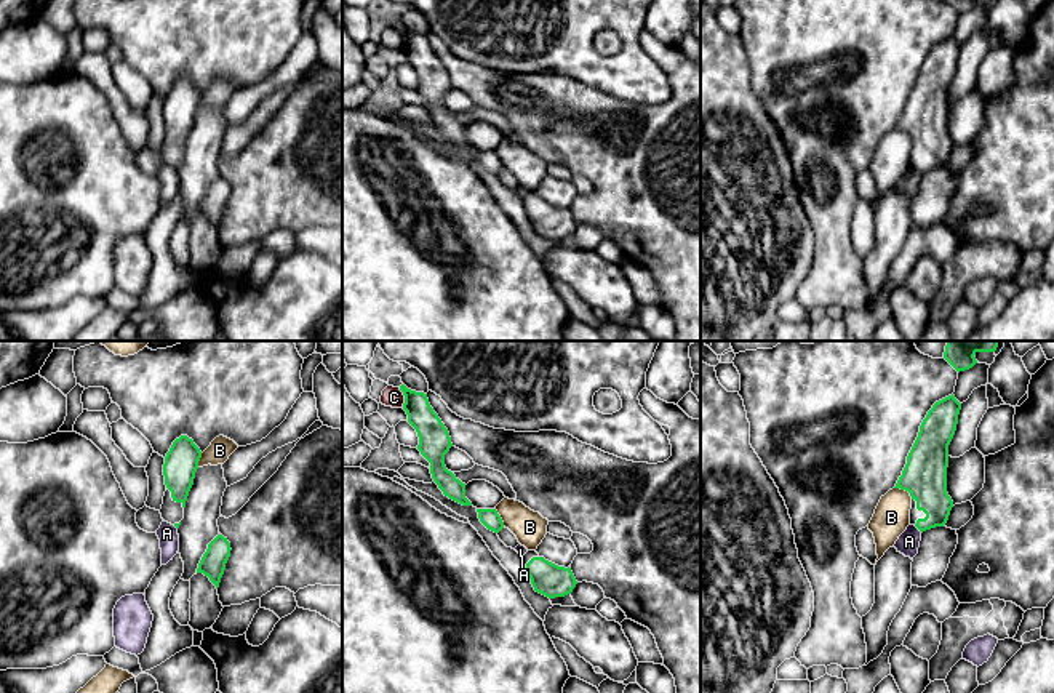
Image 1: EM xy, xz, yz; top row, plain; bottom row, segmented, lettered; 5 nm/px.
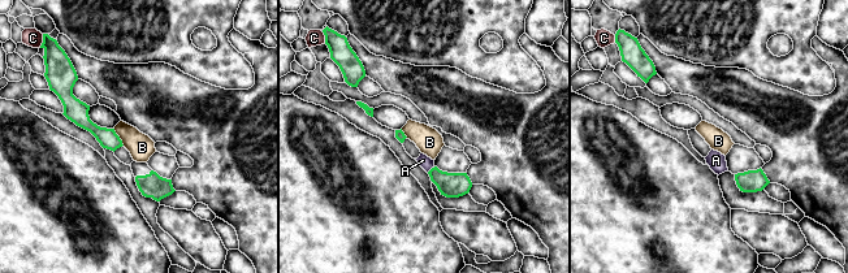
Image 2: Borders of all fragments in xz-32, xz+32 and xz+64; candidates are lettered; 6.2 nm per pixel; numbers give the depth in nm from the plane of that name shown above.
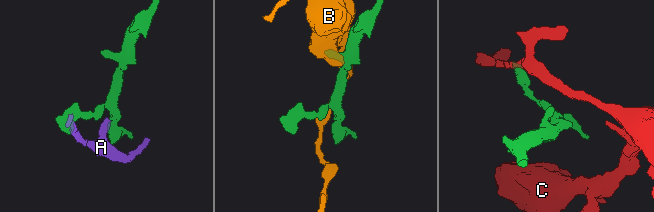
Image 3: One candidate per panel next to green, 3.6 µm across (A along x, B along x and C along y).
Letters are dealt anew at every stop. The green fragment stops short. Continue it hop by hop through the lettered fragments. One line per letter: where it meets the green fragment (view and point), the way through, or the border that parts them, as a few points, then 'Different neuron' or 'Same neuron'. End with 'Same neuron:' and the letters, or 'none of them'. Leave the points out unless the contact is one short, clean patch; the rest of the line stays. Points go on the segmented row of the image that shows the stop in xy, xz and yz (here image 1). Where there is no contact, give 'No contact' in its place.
A: Touches green at yz (918, 528). Boundary: yz (914, 525), (922, 532). Different neuron
B: Touches green at yz (904, 488). Different neuron
C: Touches green at xz (405, 397). Boundary: xz (399, 388), (403, 396), (403, 407). Different neuron
Same neuron: none of them

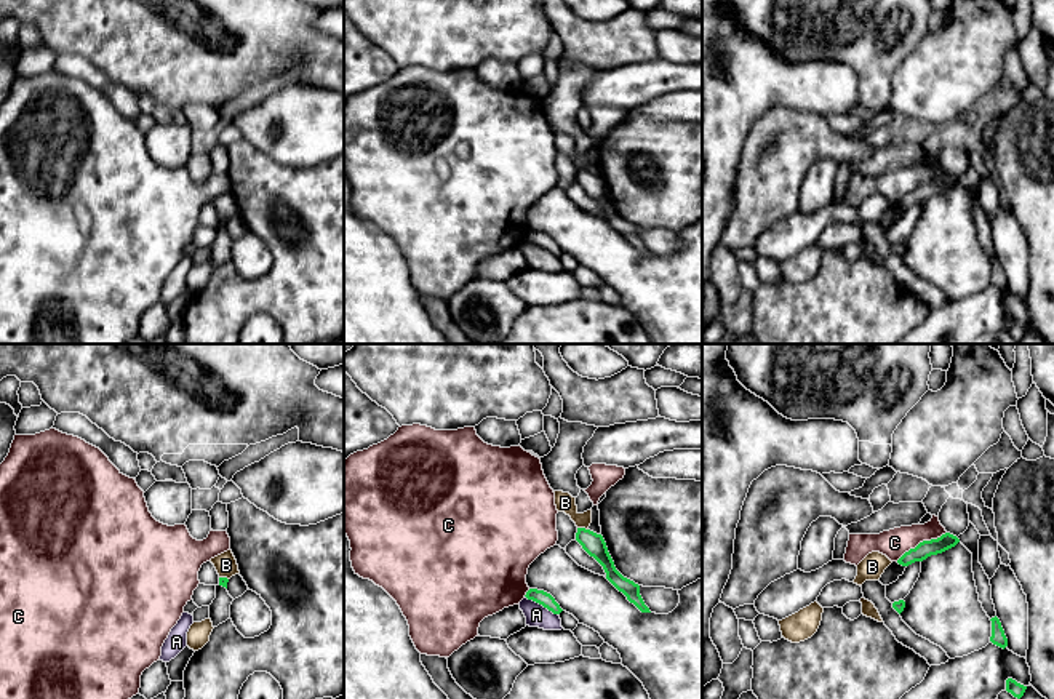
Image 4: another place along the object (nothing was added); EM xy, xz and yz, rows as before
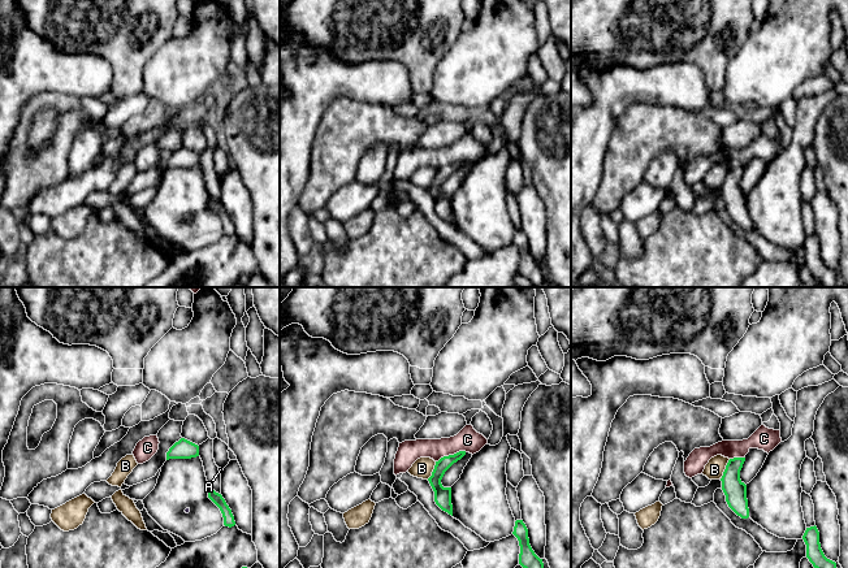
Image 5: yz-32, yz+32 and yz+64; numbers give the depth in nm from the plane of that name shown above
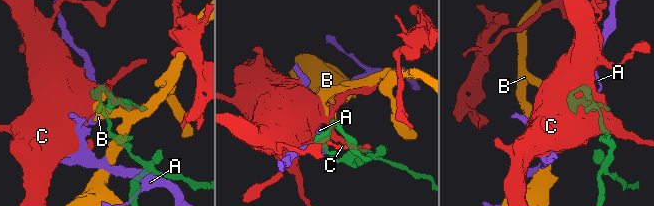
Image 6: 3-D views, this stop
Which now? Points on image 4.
A: Touches green at xz (541, 603). Different neuron
B: Touches green at xz (582, 528). Different neuron
C: Touches green at yz (920, 543). Different neuron
Same neuron: none of them

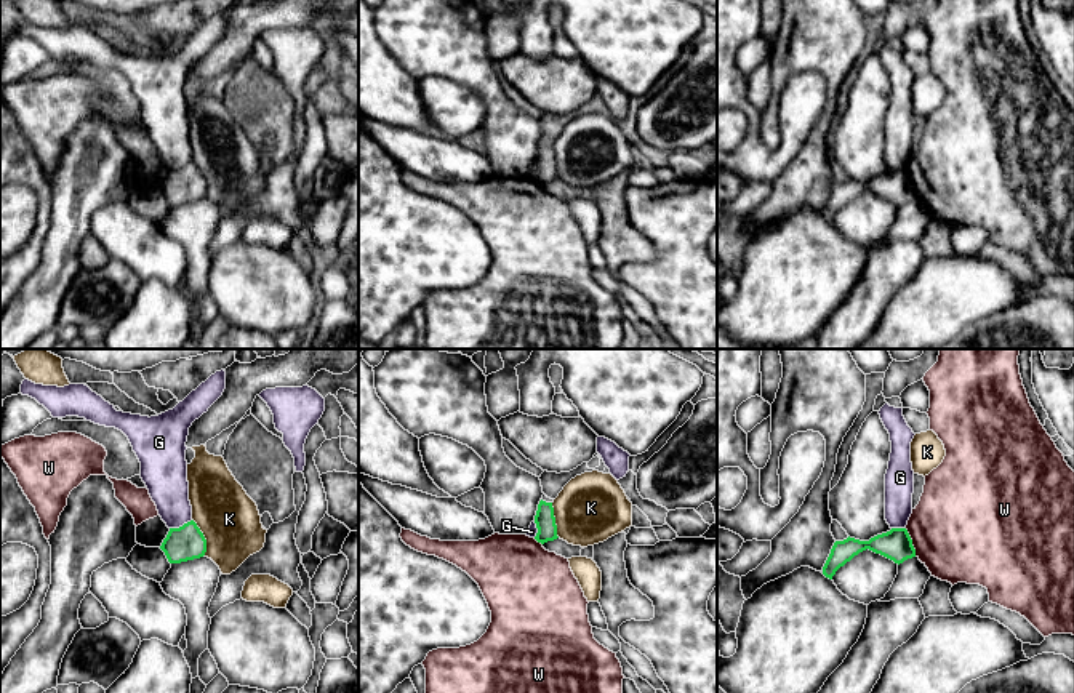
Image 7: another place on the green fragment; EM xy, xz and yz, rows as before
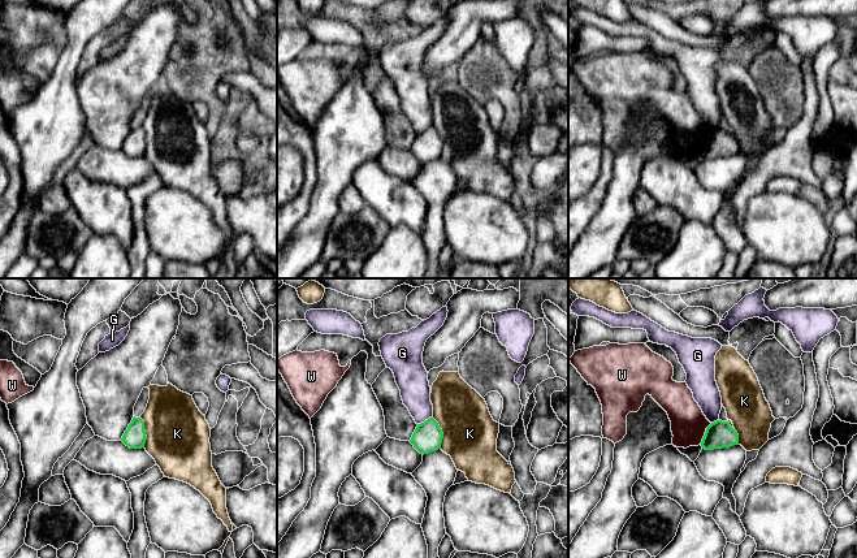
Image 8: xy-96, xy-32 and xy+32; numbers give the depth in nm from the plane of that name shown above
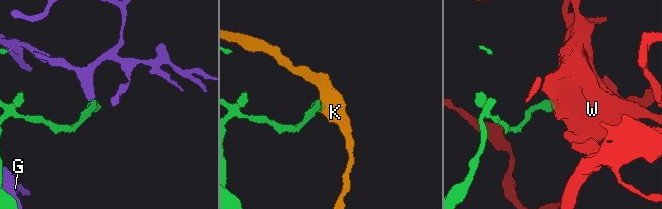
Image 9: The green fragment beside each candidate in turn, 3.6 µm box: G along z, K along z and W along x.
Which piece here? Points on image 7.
G: Touches green at xy (180, 527). Boundary: xy (191, 519), (170, 528). Different neuron
K: Touches green at xy (204, 536). Boundary: xy (192, 519), (205, 540), (205, 554). Different neuron
W: Touches green at yz (911, 543). Boundary: yz (905, 528), (916, 556). Different neuron
Same neuron: none of them

